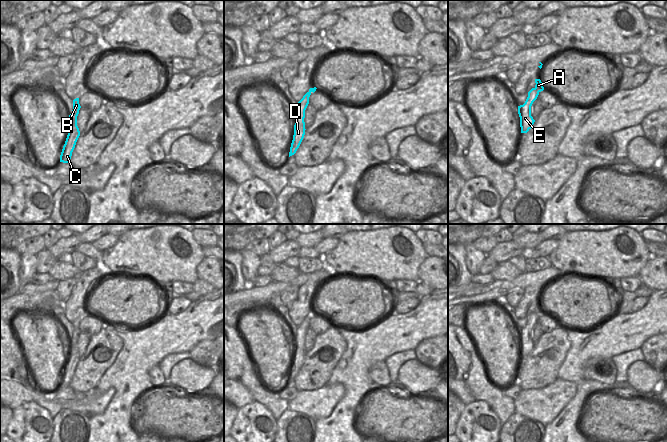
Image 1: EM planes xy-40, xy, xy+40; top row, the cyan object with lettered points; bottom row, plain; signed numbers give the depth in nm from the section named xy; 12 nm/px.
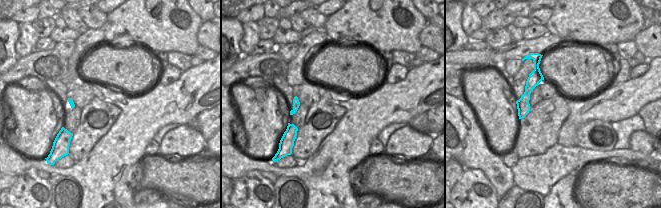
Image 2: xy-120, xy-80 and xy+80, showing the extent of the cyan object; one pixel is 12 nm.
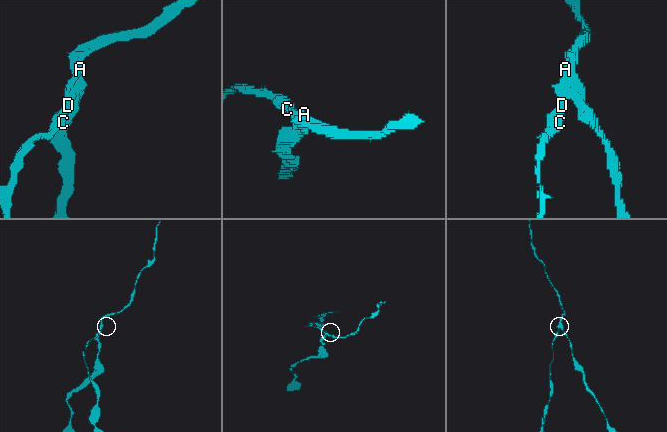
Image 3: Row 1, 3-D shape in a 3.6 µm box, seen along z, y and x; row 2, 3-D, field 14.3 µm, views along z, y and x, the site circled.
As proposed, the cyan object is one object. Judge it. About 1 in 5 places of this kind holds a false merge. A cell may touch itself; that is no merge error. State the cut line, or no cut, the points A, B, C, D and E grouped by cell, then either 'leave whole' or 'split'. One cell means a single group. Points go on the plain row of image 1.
cut in xy along (295, 344), (304, 351); A B E / C D; split

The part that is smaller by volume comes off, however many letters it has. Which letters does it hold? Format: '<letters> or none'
C, D

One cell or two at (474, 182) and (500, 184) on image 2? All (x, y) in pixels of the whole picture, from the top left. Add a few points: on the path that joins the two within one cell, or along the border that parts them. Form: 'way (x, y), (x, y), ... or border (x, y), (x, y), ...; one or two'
border (472, 168), (478, 168), (484, 174), (498, 197); two

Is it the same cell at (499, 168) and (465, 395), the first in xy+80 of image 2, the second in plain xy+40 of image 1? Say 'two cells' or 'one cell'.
two cells

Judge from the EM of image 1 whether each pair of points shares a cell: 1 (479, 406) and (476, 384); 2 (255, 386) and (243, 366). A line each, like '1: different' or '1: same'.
1: different
2: same

